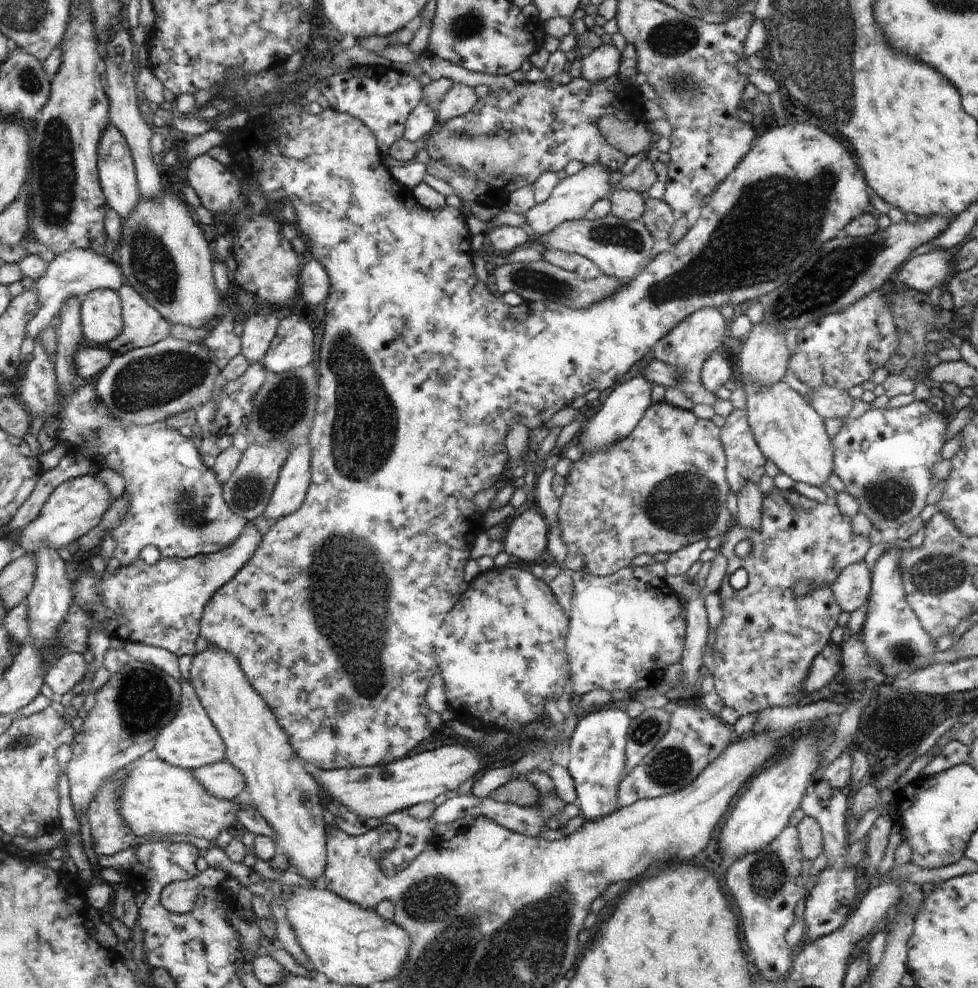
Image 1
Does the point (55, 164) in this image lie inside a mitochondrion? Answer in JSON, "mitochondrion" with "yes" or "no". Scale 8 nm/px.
{"mitochondrion":"yes"}

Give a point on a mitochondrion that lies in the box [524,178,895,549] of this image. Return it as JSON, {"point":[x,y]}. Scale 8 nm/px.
{"point":[831,274]}

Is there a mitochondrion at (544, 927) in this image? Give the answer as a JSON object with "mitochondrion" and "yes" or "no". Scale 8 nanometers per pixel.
{"mitochondrion":"yes"}

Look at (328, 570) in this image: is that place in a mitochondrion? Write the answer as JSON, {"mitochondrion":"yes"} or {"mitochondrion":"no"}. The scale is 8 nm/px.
{"mitochondrion":"yes"}

